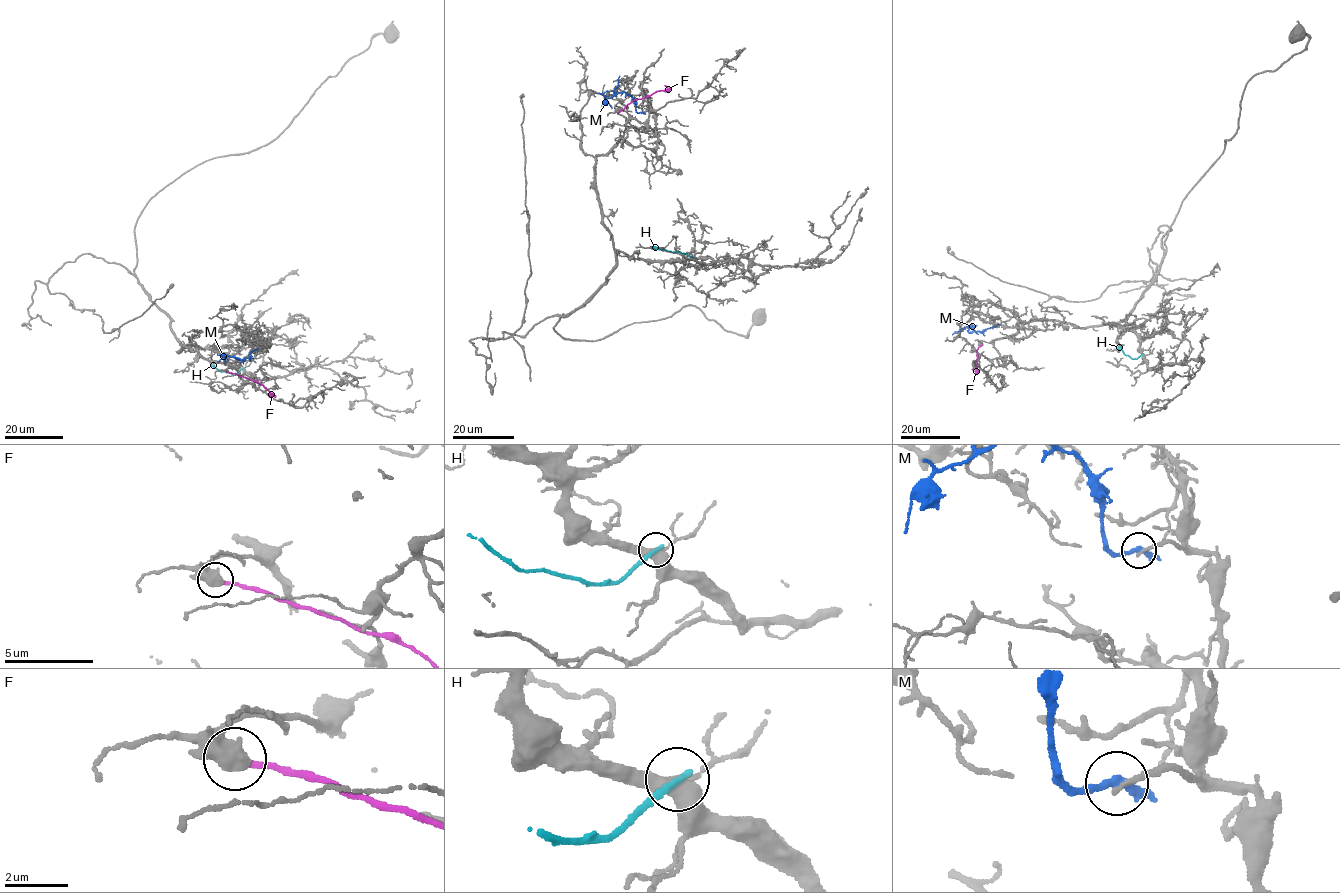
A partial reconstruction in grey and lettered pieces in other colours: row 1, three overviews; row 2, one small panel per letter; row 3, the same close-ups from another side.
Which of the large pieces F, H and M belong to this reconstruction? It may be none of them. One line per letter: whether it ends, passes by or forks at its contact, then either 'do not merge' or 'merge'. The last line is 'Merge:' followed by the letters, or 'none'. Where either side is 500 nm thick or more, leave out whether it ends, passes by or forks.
F: do not merge
H: it ends | do not merge
M: it passes by | do not merge
Merge: none

